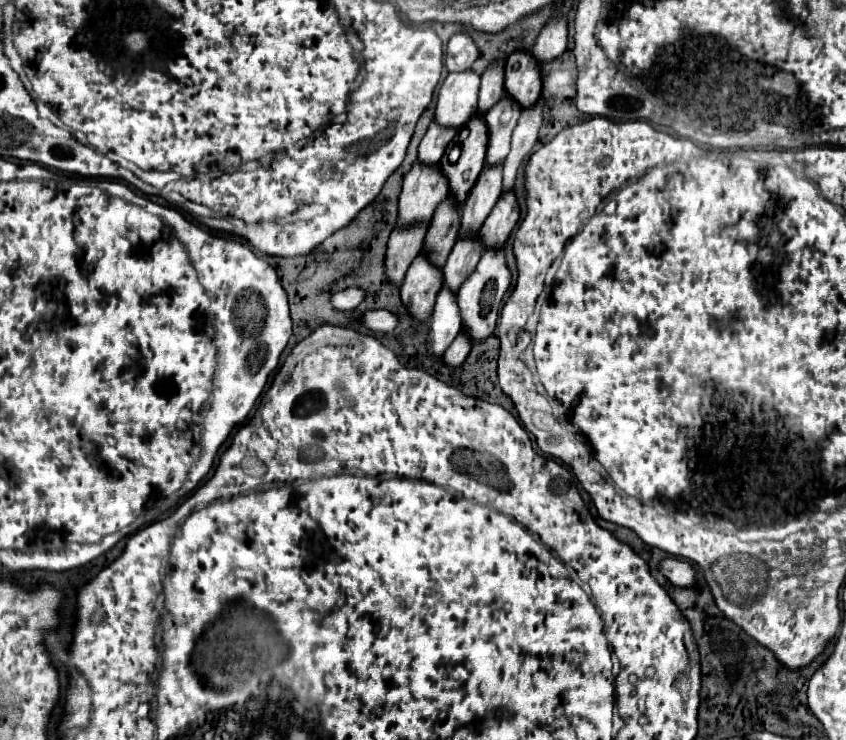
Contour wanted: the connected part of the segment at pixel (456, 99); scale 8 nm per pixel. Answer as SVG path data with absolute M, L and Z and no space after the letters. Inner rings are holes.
M473 70L449 74L439 88L435 120L443 126L463 126L477 110L477 94L479 76Z

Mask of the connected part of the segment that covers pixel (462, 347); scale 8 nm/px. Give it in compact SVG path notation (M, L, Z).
M463 328L463 330L457 334L457 338L451 342L451 346L445 350L445 354L443 354L443 360L445 360L449 366L457 368L457 366L461 366L461 364L465 362L465 358L469 356L469 352L471 352L471 346L473 346L473 342L469 340L469 334L467 334L467 330Z

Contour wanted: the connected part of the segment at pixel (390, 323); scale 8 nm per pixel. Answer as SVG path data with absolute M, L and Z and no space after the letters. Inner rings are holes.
M371 310L363 316L363 324L367 328L371 328L373 332L385 332L385 334L393 334L399 326L399 320L393 312L389 310Z

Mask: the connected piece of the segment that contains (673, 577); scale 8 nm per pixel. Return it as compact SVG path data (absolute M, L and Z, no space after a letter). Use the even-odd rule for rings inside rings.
M673 558L661 562L661 572L675 586L681 586L681 588L693 588L697 584L697 578L699 578L699 572L691 564L679 562L679 560L673 560Z

